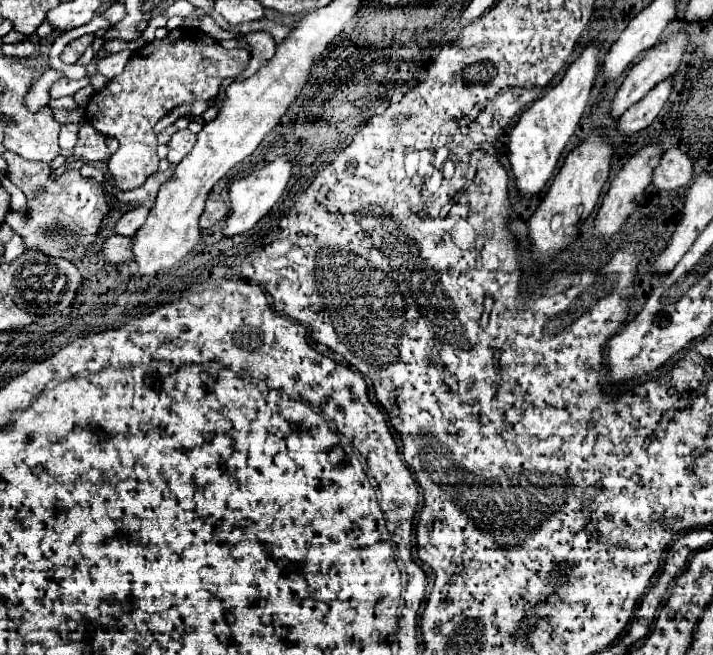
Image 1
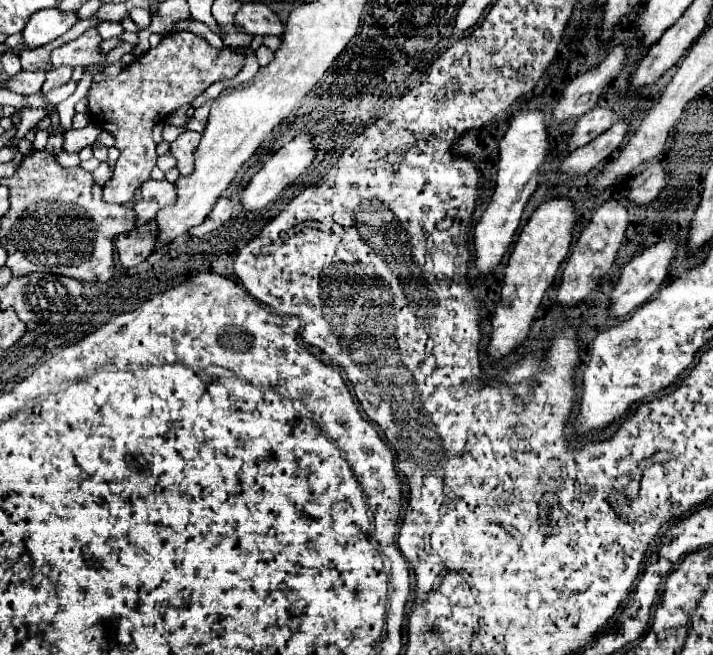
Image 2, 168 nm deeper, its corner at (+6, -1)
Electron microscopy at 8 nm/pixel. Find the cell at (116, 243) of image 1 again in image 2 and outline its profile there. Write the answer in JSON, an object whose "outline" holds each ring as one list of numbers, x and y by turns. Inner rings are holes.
{"outline":[[144,224,140,228,134,228,130,232,118,234,116,236,116,250,118,250,118,260,122,266,138,266,144,262,150,252,154,250,154,240,156,240,156,226]]}

